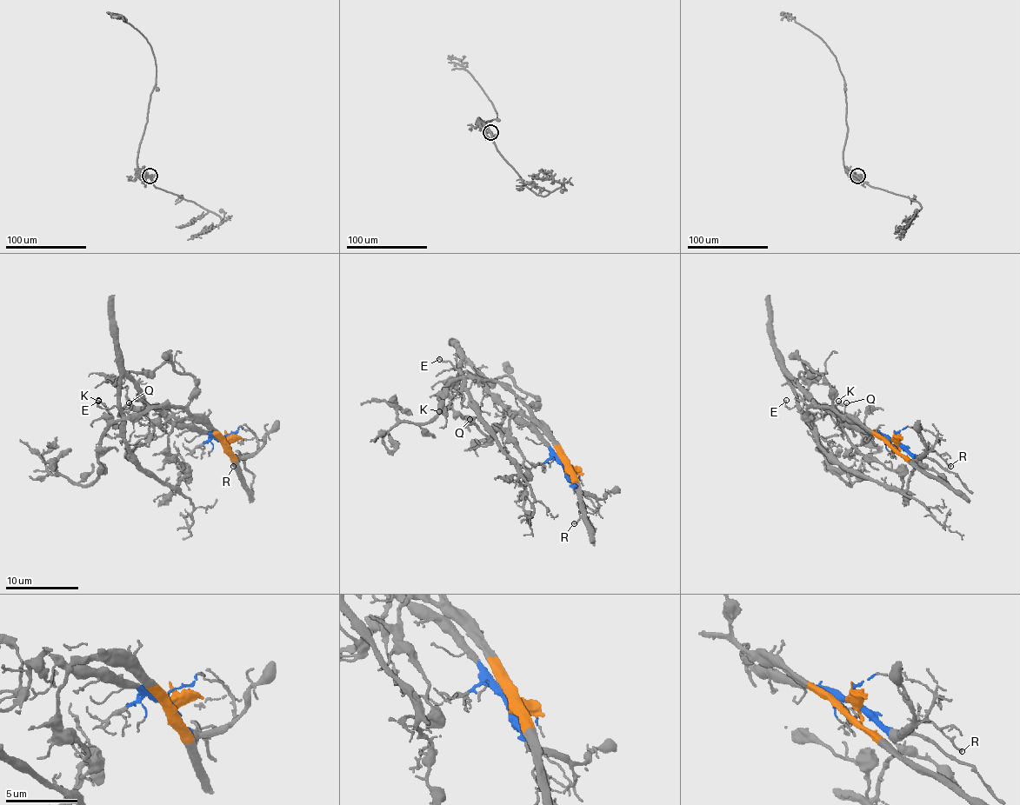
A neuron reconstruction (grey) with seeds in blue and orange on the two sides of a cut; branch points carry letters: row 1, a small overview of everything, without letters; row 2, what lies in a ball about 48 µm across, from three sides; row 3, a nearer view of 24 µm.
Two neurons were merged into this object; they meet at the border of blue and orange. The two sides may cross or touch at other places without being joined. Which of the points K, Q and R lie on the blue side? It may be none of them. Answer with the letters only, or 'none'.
R

